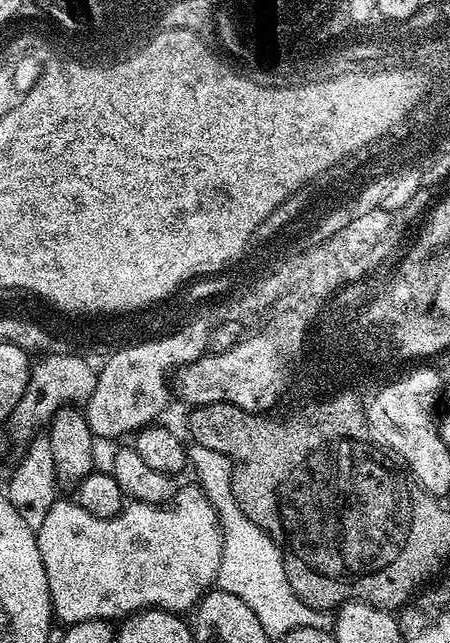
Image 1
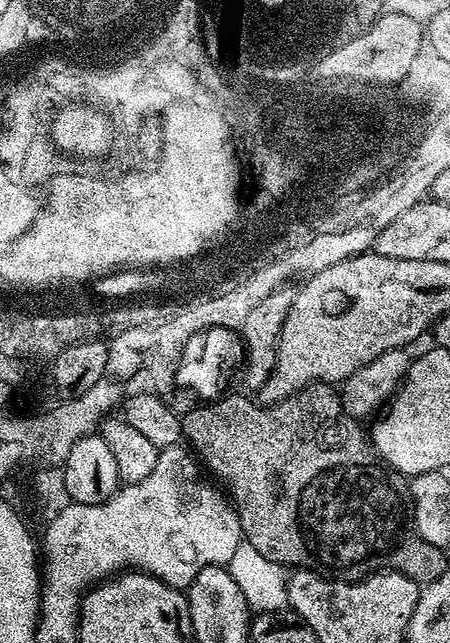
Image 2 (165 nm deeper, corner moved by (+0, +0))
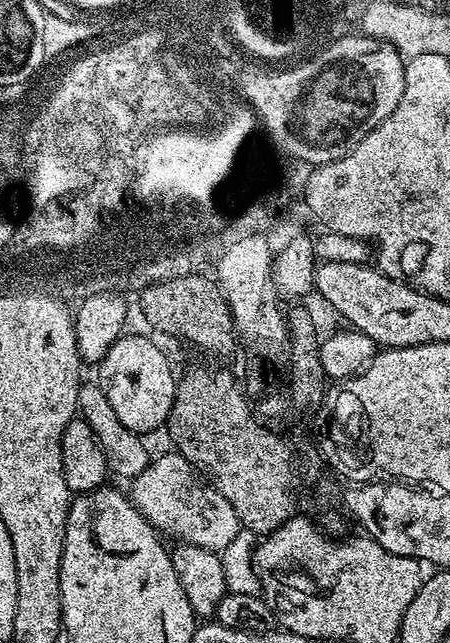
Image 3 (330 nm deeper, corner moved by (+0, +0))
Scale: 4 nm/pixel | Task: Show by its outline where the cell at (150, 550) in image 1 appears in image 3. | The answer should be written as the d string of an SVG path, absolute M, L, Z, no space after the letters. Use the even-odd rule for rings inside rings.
M175 450L167 451L162 453L157 460L155 457L149 463L148 468L142 470L142 474L138 474L131 481L130 499L132 503L150 522L150 526L165 537L173 536L173 541L197 544L211 552L223 552L224 548L230 546L230 542L234 542L234 538L242 530L238 514L234 514L234 506L230 506L230 502L226 502L226 498L222 498L222 494L218 494L216 487L197 472L182 453Z

